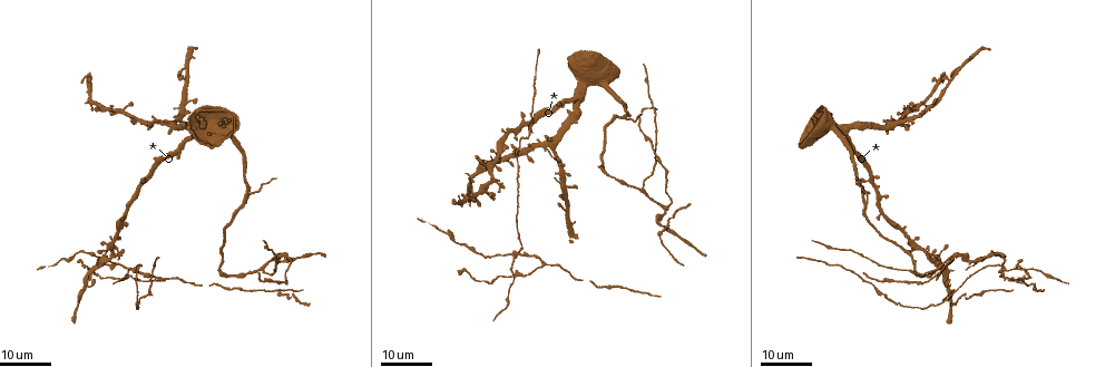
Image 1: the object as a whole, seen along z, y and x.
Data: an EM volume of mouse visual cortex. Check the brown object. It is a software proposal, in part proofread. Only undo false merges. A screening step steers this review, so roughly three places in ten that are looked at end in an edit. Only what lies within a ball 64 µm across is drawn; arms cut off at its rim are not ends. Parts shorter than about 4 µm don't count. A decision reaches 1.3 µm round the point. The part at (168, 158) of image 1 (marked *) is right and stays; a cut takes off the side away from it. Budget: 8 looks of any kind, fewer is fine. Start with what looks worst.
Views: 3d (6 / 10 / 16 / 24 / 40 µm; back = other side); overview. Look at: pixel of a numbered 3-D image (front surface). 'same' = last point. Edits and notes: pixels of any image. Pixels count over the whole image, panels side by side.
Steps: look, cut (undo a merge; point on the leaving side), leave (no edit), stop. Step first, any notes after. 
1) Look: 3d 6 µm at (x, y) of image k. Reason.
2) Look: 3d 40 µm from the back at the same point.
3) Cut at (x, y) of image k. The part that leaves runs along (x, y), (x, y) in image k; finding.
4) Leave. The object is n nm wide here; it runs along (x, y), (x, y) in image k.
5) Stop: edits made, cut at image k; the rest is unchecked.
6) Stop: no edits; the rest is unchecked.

Look: 3d 24 µm at (517, 254) of image 1. Four arms meet.

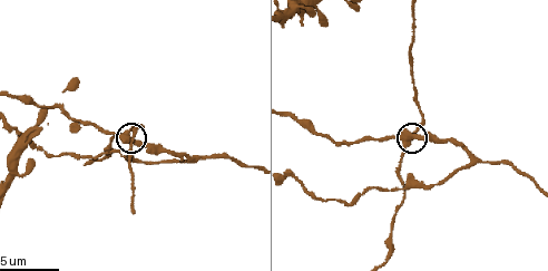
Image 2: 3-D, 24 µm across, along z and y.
Look: 3d 10 µm at (413, 136) of image 2.

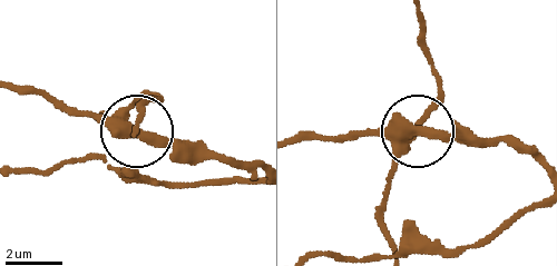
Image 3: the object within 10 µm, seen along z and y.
Cut at (144, 94) of image 3. The part that leaves runs along (404, 141), (438, 86), (418, 15) in image 3; two neurons meet here.

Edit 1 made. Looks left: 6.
Look: 3d 24 µm at (953, 257) of image 1. A fork.

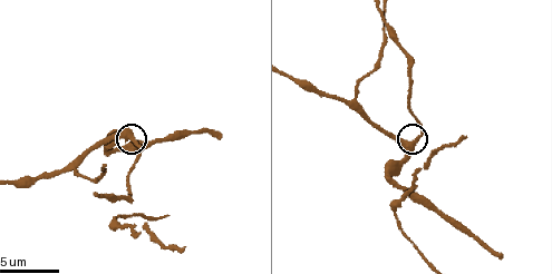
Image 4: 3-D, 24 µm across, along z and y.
Look: 3d 10 µm at (132, 137) of image 4.

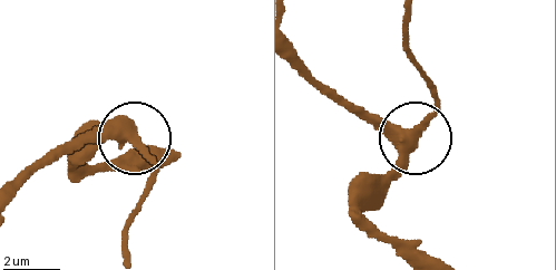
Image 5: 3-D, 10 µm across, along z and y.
Leave. 3 arms meet here; continuous, no second neuron.

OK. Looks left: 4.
Look: 3d 10 µm at (75, 166) of image 4. A fork.

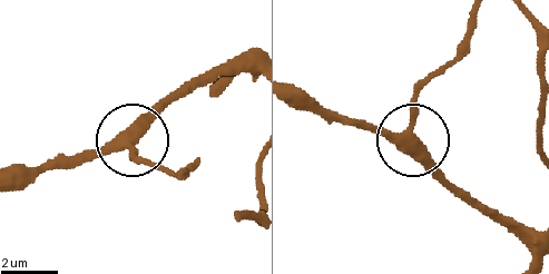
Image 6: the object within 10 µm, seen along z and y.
Look: 3d 10 µm from the back at (407, 132) of image 6.

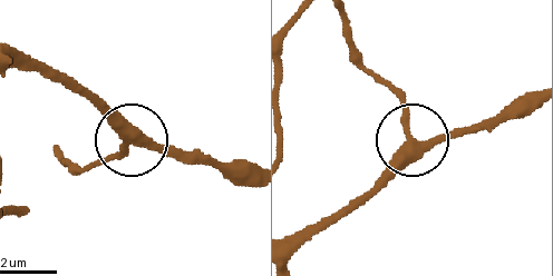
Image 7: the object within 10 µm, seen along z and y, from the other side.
Leave. The side arm is 29 µm long; it runs along (532, 95), (474, 126), (416, 143), (405, 101), (390, 82) in image 7; all the same neuron.

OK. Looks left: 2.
Look: 3d 6 µm at (474, 159) of image 2. Branch point.

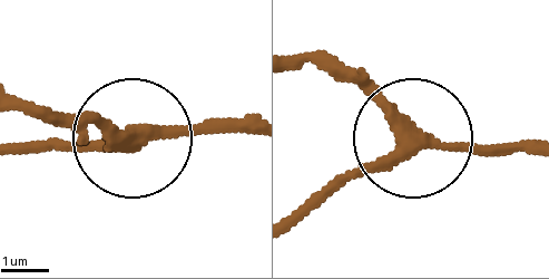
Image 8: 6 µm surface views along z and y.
Look: 3d 6 µm from the back at (411, 145) of image 8. Other side.

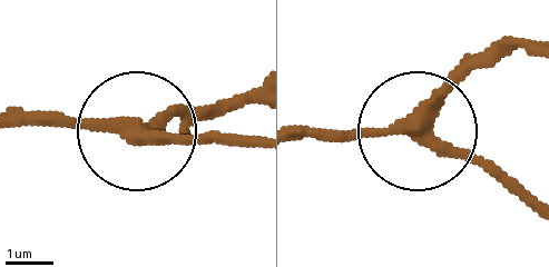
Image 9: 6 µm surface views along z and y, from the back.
Leave. The side arm is 21 µm long; it runs along (531, 39), (494, 51), (419, 131), (471, 151), (527, 203) in image 9; continuous, no second neuron.

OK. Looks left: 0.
Stop: edits made, cut at image 3; the rest is unchecked.

